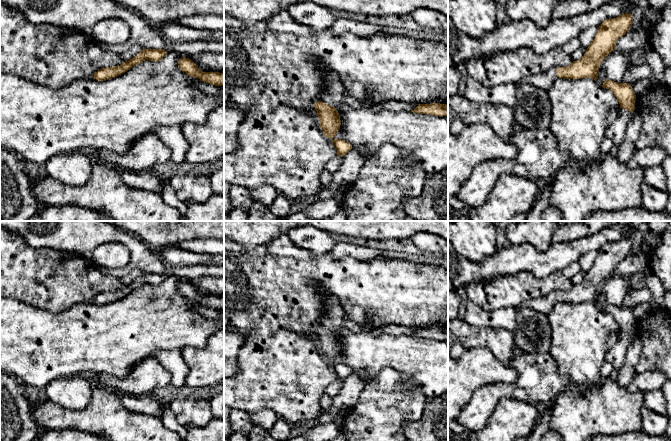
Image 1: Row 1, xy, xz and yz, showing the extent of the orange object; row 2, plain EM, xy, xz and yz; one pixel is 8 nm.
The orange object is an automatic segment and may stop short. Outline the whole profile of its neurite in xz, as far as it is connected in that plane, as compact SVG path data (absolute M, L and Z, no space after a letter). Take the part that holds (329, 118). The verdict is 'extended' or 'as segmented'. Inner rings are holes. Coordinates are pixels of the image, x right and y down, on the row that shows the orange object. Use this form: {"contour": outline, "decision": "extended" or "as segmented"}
{"contour": "M329 70L324 71L326 90L317 98L314 108L317 111L320 126L327 138L334 138L340 130L340 114L336 106L347 105L353 108L362 107L362 103L345 94L341 81Z", "decision": "extended"}

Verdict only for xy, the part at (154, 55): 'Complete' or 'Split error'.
Complete

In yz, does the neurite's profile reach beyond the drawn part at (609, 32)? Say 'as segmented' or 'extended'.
extended

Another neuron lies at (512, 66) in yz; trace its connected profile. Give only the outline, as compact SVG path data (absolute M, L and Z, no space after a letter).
M561 47L544 54L536 54L531 48L497 52L484 60L486 77L482 84L494 87L500 84L516 84L520 80L551 69L567 67L573 63L570 55Z

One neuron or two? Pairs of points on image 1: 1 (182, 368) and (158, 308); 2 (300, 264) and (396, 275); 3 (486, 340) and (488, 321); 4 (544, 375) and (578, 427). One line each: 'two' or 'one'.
1: two
2: one
3: two
4: two

